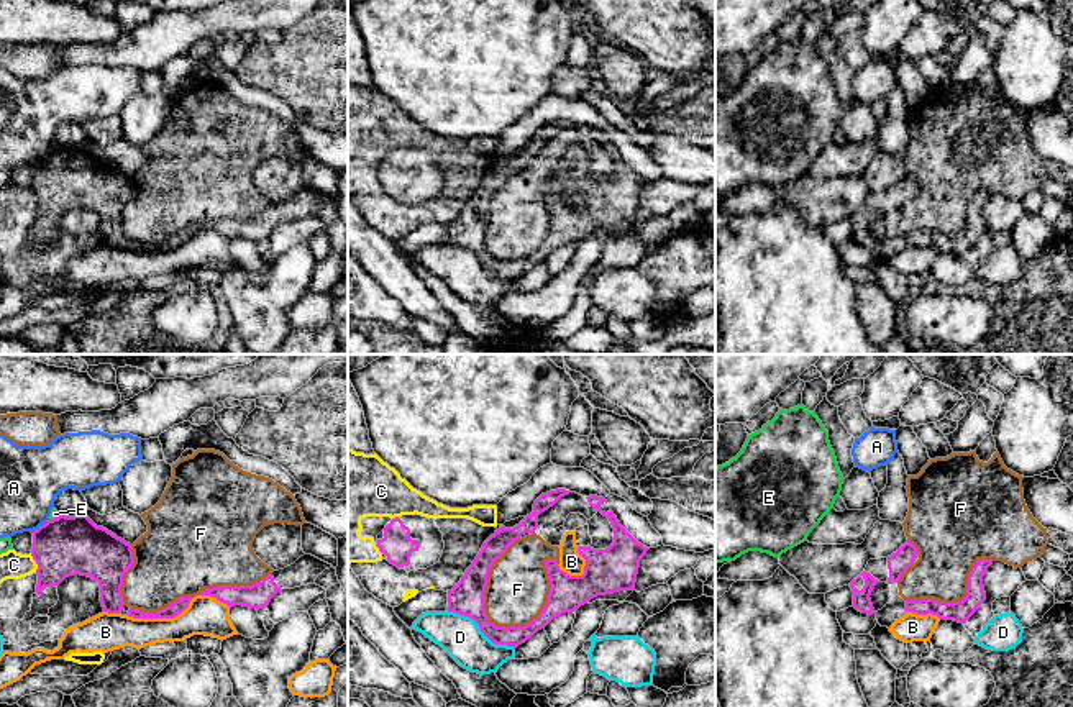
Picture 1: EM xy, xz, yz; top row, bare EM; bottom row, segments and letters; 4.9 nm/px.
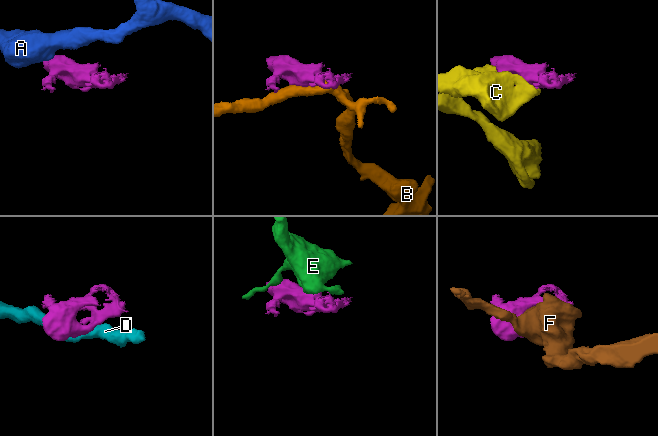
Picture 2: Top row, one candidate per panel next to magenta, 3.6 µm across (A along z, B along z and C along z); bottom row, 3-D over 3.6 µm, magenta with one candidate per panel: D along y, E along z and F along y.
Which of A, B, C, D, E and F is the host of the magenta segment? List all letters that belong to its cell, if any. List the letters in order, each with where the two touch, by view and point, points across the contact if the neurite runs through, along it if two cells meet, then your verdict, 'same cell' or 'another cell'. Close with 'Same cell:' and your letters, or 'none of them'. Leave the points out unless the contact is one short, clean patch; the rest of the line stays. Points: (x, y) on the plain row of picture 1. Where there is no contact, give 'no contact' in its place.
A: xy (41, 158) | along xy (48, 151), (31, 164) | another cell
B: xy (161, 250) | another cell
C: xy (36, 196) | along xy (30, 186), (36, 204) | another cell
D: xz (479, 259) | another cell
E: xy (54, 151) | along xy (59, 148), (50, 153) | another cell
F: xz (486, 215) | another cell
Same cell: none of them

